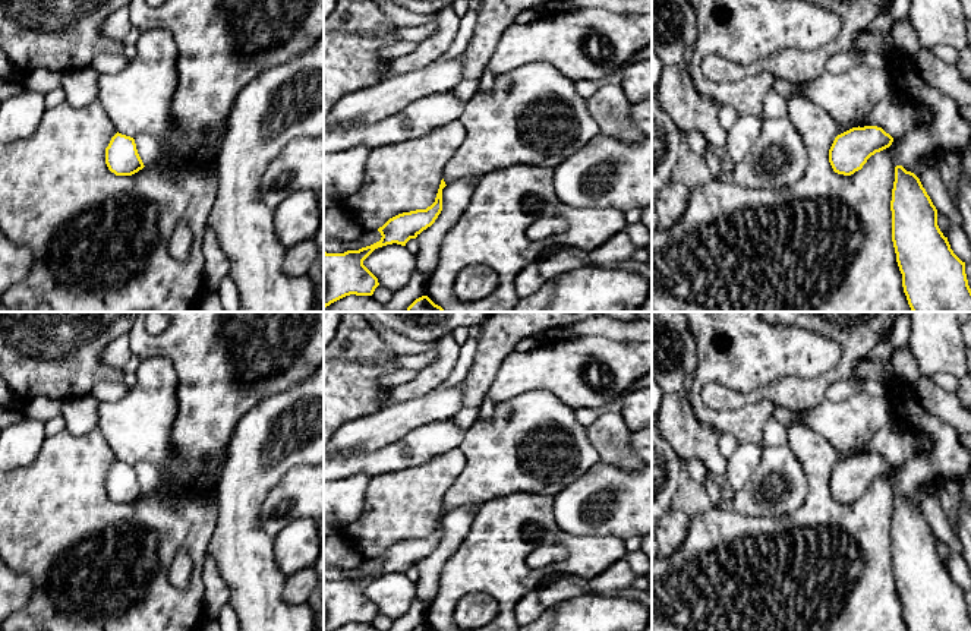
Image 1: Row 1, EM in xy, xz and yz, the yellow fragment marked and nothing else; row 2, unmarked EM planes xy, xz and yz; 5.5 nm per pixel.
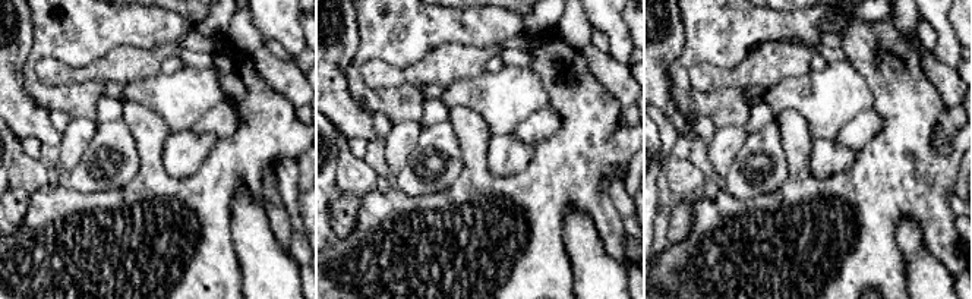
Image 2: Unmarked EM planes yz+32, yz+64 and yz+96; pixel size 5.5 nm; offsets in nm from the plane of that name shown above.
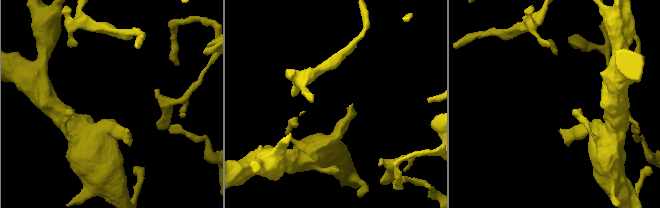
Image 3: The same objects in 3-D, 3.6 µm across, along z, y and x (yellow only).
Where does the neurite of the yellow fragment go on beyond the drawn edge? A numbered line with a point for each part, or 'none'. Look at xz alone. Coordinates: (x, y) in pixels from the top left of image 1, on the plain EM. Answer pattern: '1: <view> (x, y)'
1: xz (532, 444)

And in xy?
1: xy (138, 428)

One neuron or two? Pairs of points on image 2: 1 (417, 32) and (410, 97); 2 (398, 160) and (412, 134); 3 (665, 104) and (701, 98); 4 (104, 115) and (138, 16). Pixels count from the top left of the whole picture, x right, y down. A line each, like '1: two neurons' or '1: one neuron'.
1: one neuron
2: one neuron
3: one neuron
4: two neurons

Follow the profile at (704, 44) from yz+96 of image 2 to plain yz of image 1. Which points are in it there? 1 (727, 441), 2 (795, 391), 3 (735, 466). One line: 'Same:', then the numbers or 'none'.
Same: none

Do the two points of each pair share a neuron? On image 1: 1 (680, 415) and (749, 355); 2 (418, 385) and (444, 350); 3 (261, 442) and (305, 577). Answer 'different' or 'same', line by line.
1: same
2: same
3: different

